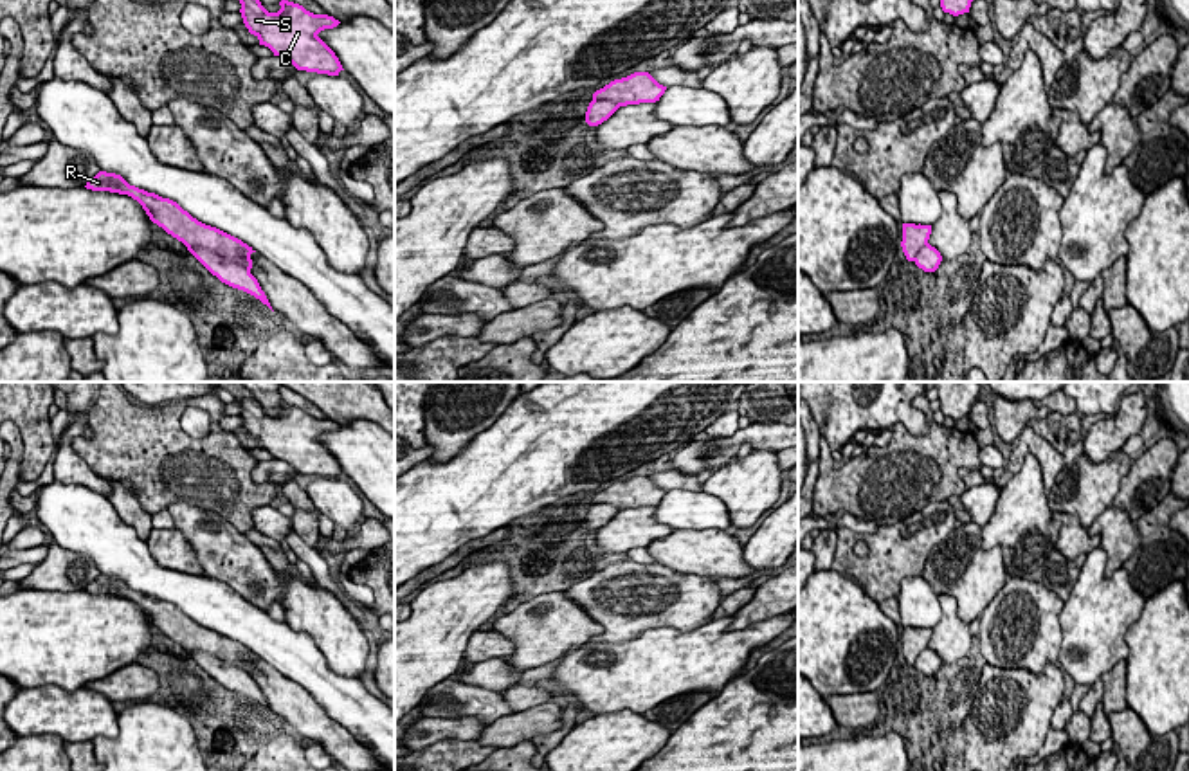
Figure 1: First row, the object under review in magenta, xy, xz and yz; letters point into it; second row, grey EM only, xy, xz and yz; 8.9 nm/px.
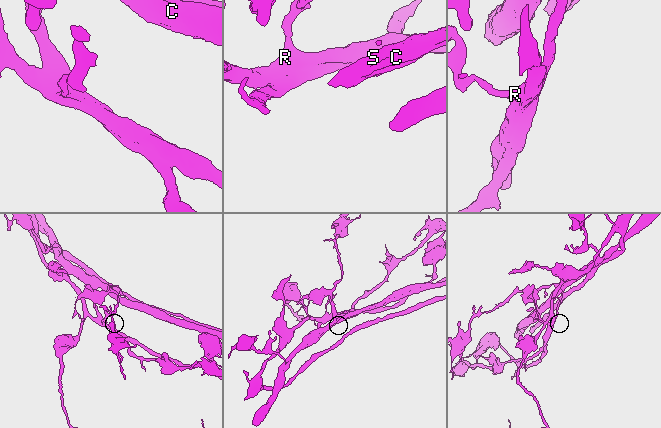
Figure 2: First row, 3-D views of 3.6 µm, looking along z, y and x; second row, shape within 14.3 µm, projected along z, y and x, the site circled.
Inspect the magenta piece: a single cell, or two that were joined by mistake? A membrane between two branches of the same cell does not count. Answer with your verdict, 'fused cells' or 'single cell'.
fused cells

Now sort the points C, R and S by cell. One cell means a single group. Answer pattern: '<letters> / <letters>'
C S / R

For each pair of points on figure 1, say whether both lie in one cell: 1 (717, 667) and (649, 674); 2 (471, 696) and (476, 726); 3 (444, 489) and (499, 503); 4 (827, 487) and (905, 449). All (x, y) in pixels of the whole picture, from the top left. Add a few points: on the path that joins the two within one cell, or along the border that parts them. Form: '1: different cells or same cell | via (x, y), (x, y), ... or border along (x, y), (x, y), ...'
1: same cell | via (701, 667), (665, 667)
2: different cells | border along (431, 717), (478, 717), (489, 723)
3: same cell | via (458, 494), (485, 494)
4: same cell | via (847, 487), (867, 487), (885, 469)

